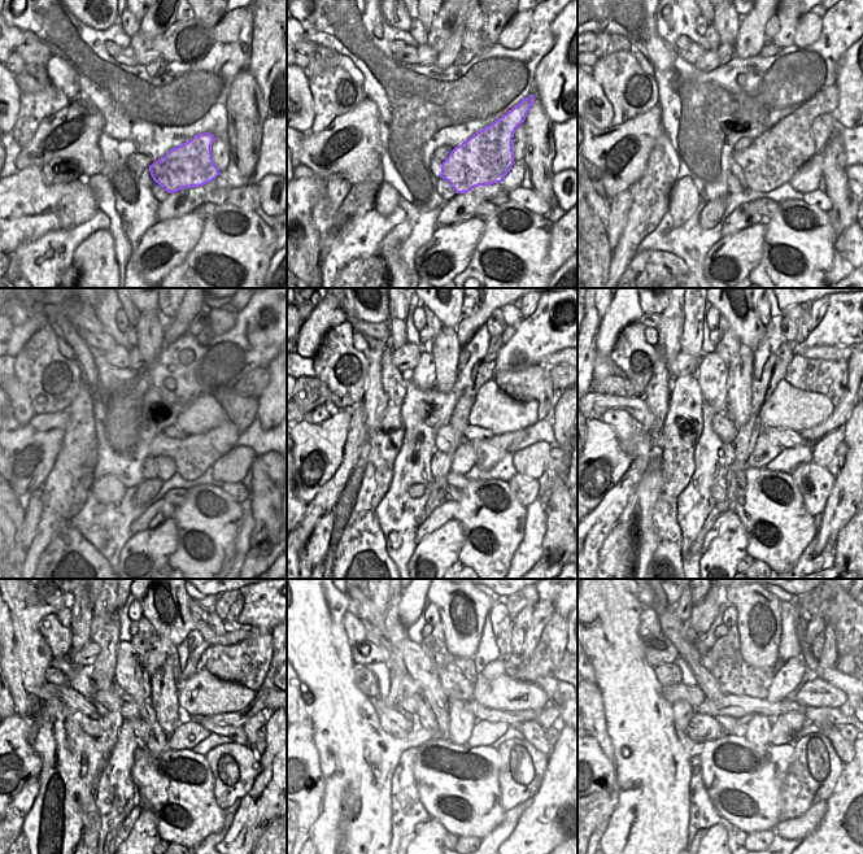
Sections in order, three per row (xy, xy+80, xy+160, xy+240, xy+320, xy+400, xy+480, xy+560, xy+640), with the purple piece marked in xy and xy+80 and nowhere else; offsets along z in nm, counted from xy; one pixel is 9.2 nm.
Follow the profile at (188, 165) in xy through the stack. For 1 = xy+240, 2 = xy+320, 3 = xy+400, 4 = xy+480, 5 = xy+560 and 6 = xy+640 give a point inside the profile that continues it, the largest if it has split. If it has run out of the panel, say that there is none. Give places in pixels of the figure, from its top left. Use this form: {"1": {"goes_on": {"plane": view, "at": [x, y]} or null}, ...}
{"1": {"goes_on": {"plane": "xy+240", "at": [195, 453]}}, "2": {"goes_on": {"plane": "xy+320", "at": [488, 453]}}, "3": {"goes_on": {"plane": "xy+400", "at": [724, 427]}}, "4": {"goes_on": {"plane": "xy+480", "at": [129, 709]}}, "5": {"goes_on": {"plane": "xy+560", "at": [409, 702]}}, "6": {"goes_on": {"plane": "xy+640", "at": [692, 695]}}}

